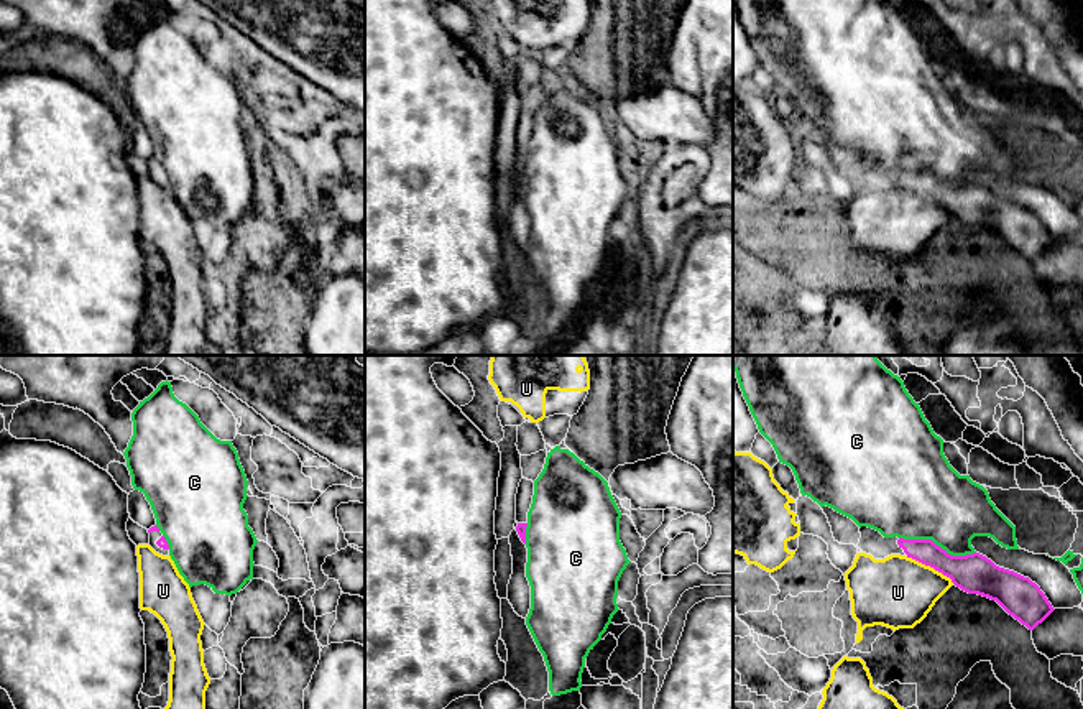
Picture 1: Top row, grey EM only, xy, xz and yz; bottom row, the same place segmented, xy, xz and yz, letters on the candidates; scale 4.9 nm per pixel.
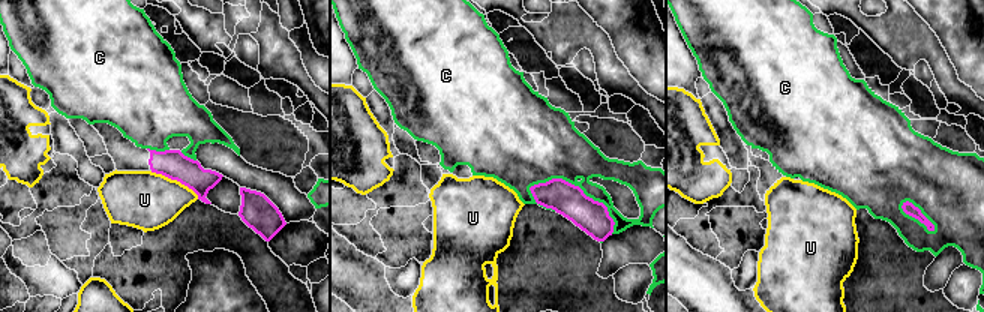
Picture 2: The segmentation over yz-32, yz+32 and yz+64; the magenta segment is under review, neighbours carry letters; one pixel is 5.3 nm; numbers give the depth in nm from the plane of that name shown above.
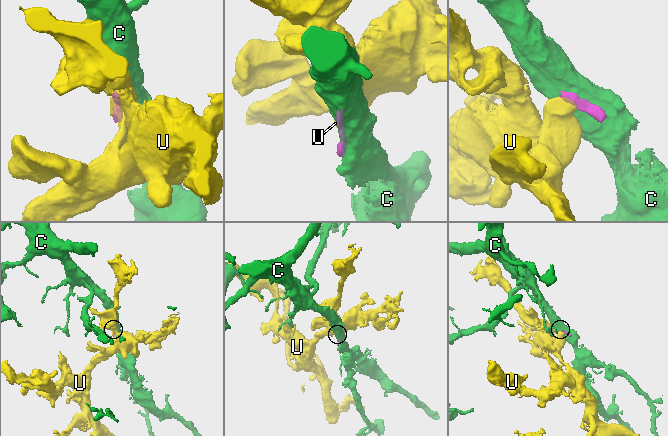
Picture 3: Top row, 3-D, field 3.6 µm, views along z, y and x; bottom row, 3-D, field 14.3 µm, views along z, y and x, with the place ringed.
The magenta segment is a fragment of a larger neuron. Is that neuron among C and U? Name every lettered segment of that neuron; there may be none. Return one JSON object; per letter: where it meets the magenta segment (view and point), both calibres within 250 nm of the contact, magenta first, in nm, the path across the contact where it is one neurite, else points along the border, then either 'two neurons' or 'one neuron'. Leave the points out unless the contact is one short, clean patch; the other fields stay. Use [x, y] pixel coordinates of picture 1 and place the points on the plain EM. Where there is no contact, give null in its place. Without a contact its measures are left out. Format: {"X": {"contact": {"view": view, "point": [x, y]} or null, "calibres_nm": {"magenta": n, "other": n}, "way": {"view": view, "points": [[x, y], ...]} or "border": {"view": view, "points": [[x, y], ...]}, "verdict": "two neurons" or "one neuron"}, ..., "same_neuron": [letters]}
{"C": {"contact": {"view": "yz", "point": [935, 176]}, "calibres_nm": {"magenta": 190, "other": 420}, "verdict": "two neurons"}, "U": {"contact": {"view": "yz", "point": [930, 198]}, "calibres_nm": {"magenta": 190, "other": 360}, "border": {"view": "yz", "points": [[906, 188], [932, 198], [953, 214]]}, "verdict": "two neurons"}, "same_neuron": []}

